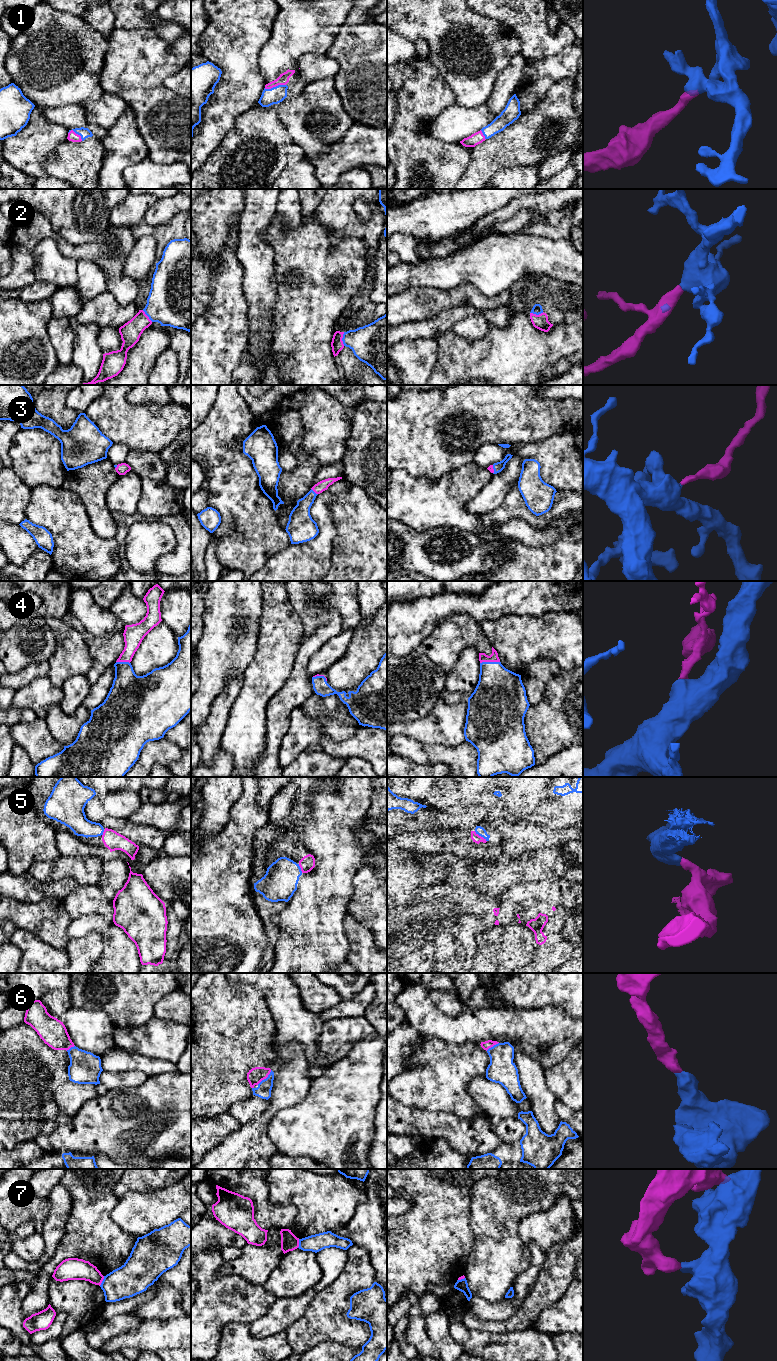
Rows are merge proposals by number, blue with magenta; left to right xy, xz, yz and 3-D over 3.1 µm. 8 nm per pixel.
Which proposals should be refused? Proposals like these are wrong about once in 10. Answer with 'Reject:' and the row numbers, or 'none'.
Reject: 7

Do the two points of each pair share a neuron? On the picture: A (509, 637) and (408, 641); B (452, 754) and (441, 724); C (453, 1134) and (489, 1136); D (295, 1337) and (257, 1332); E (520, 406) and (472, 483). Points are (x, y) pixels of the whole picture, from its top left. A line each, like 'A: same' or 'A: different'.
A: different
B: different
C: same
D: different
E: different

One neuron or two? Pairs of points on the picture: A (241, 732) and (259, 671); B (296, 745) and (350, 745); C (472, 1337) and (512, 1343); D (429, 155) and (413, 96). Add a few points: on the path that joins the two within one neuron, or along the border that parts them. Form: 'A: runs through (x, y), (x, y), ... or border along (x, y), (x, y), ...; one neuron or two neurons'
A: runs through (247, 717), (251, 702), (259, 686); one neuron
B: runs through (309, 743), (337, 746); one neuron
C: runs through (482, 1340), (502, 1341); one neuron
D: runs through (414, 140), (413, 111); one neuron

